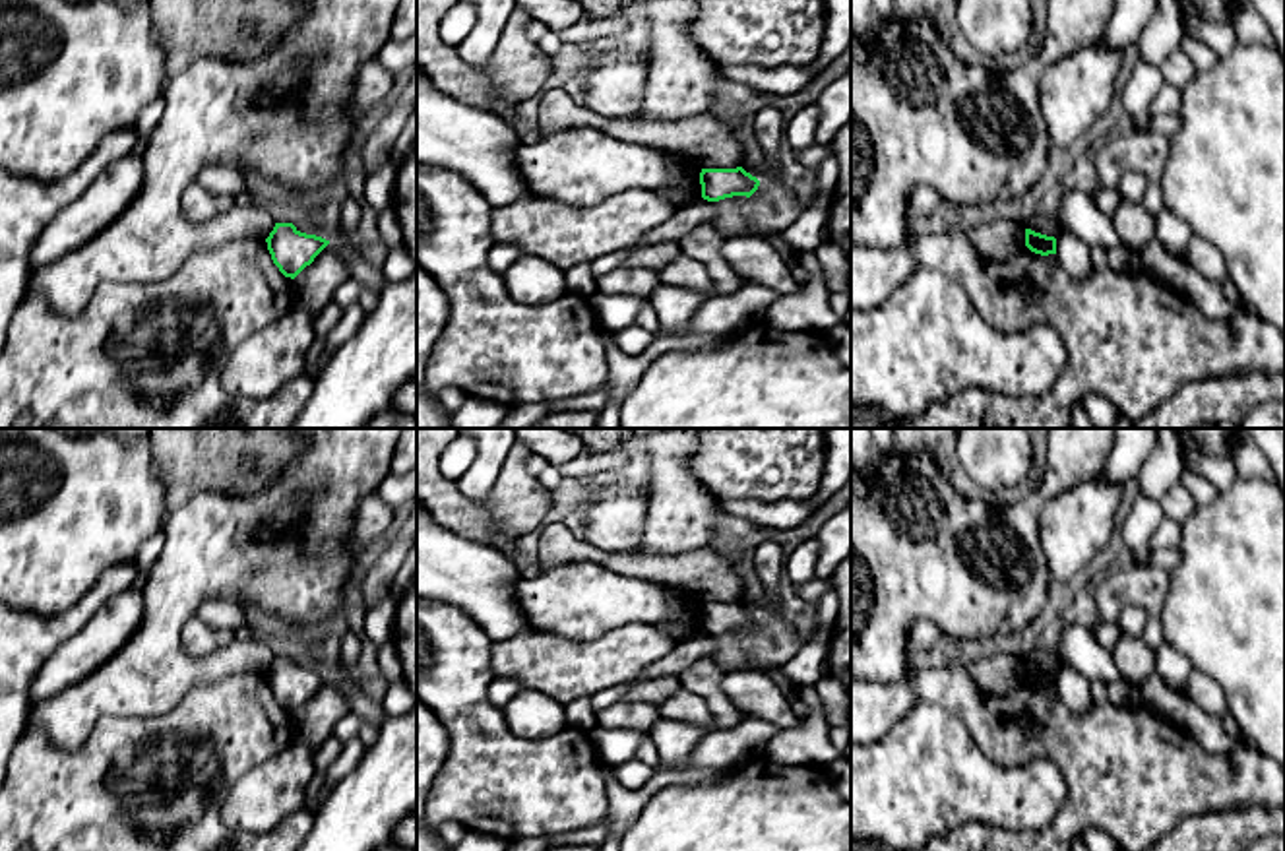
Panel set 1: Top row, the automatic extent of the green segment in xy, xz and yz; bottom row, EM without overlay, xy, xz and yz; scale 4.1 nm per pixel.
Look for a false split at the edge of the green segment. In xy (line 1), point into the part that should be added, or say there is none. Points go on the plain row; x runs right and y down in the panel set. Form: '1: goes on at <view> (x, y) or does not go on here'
1: does not go on here

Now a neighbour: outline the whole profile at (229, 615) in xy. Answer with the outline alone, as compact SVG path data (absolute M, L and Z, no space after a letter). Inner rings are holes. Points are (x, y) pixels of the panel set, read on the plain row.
M221 599L221 601L204 603L196 611L196 616L211 628L236 632L238 628L246 626L248 611L236 599Z

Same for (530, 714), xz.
M535 690L516 694L504 706L504 715L510 731L529 741L554 737L570 727L566 706Z

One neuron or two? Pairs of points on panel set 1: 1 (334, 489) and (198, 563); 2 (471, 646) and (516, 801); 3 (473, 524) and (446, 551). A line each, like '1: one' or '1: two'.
1: one
2: one
3: two

